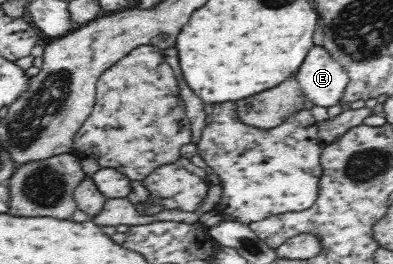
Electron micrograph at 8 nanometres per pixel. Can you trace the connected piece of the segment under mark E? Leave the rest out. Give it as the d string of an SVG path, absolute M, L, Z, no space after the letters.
M313 44L297 71L297 81L307 100L329 108L341 104L349 76L325 46Z

